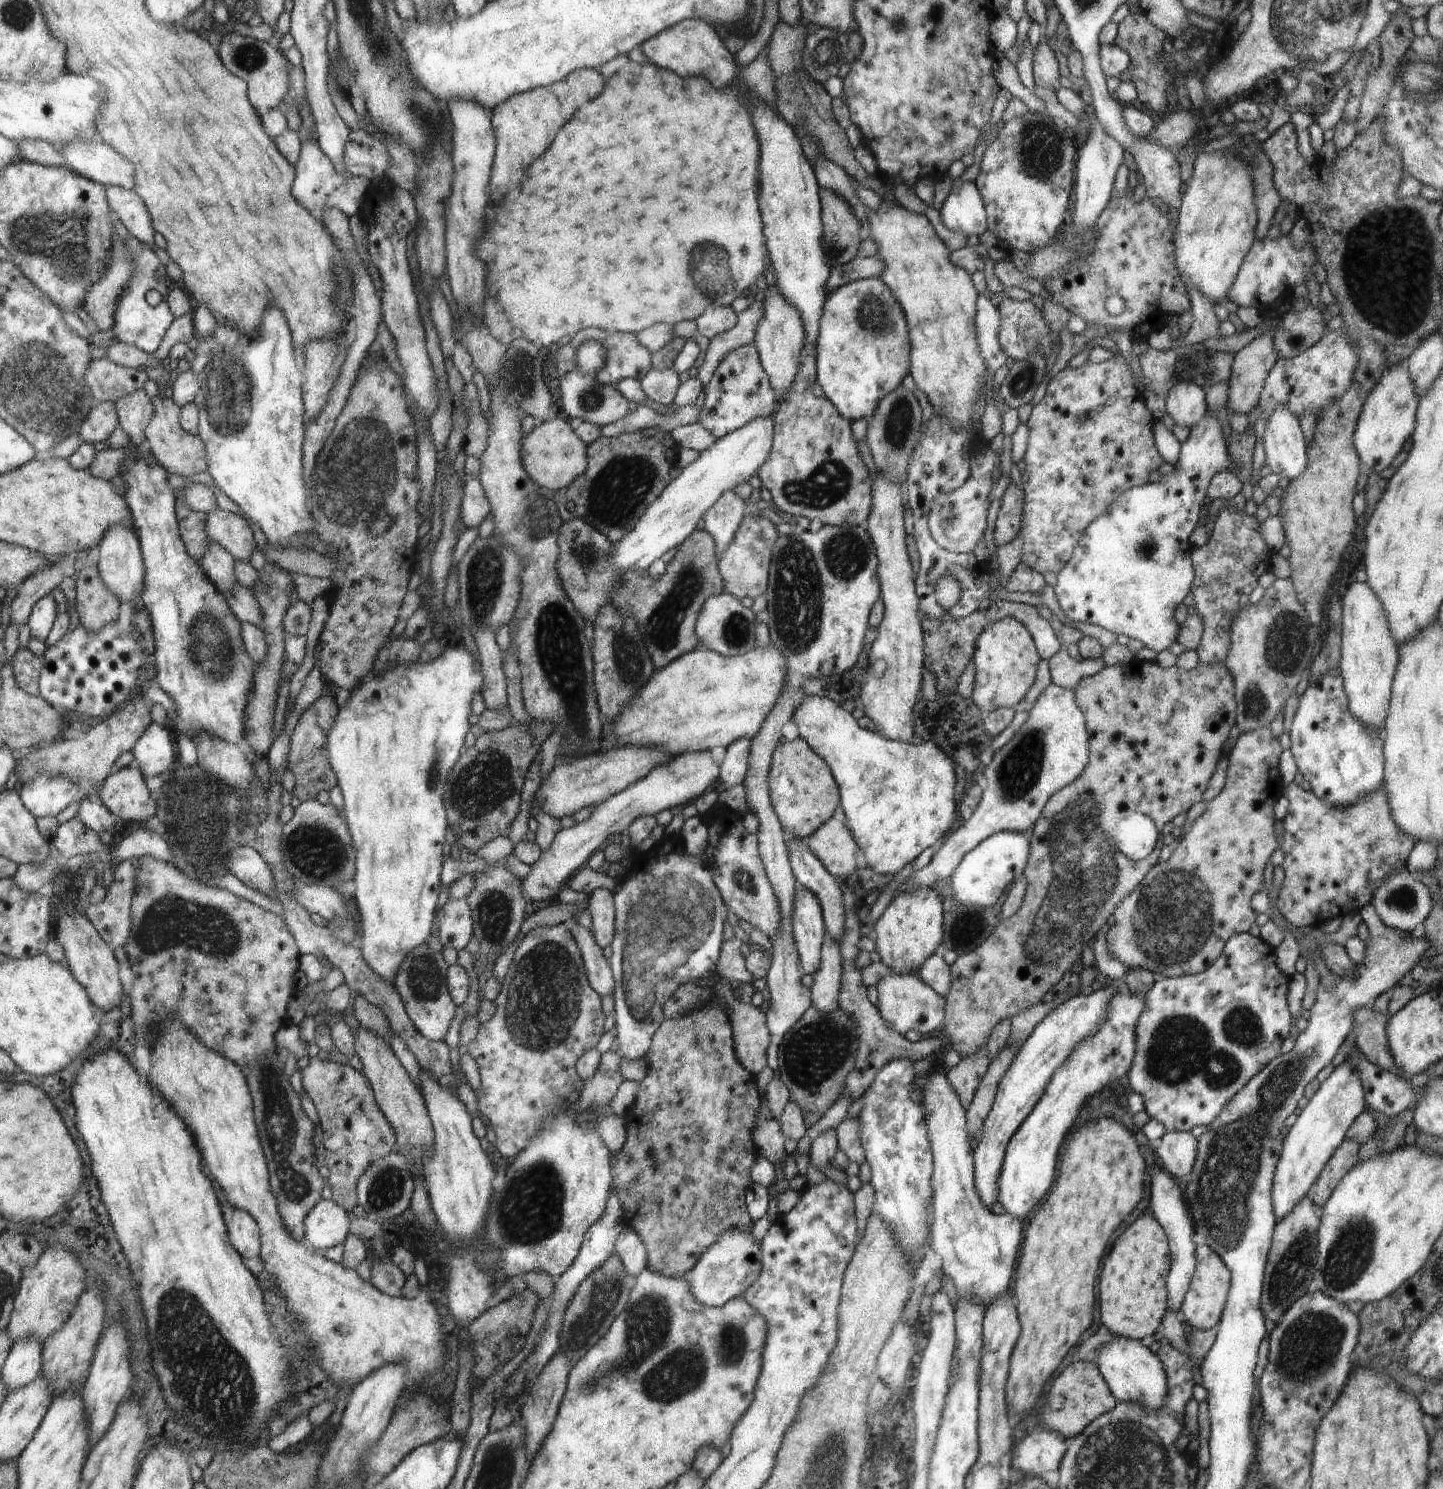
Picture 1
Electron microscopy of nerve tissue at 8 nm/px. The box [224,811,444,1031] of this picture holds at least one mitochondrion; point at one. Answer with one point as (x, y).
(320, 852)

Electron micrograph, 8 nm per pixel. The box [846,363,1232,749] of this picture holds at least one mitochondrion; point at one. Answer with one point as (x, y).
(898, 427)

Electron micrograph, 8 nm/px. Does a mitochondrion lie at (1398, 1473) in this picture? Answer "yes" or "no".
no

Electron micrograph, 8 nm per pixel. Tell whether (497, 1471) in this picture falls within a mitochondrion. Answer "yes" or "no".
yes

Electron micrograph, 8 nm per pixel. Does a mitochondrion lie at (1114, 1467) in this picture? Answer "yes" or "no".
yes

